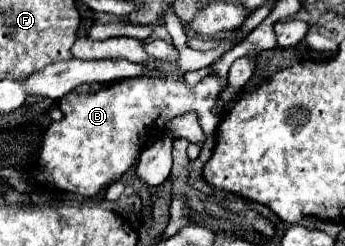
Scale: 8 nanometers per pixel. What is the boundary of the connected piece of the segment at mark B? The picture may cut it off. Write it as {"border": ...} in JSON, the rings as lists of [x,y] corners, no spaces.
{"border":[[[208,75],[200,79],[194,87],[186,85],[184,77],[140,77],[140,79],[122,79],[108,85],[84,85],[84,89],[78,89],[76,93],[70,93],[68,97],[60,99],[62,119],[52,121],[52,125],[44,131],[42,137],[42,149],[38,155],[40,173],[44,179],[52,181],[58,189],[78,193],[84,197],[94,197],[102,187],[108,187],[116,179],[120,179],[138,159],[142,147],[166,133],[166,123],[174,117],[186,115],[194,111],[198,115],[198,123],[204,129],[204,133],[212,135],[218,127],[218,115],[212,111],[214,105],[220,101],[222,91],[226,89],[226,81],[220,81],[216,75]]]}

